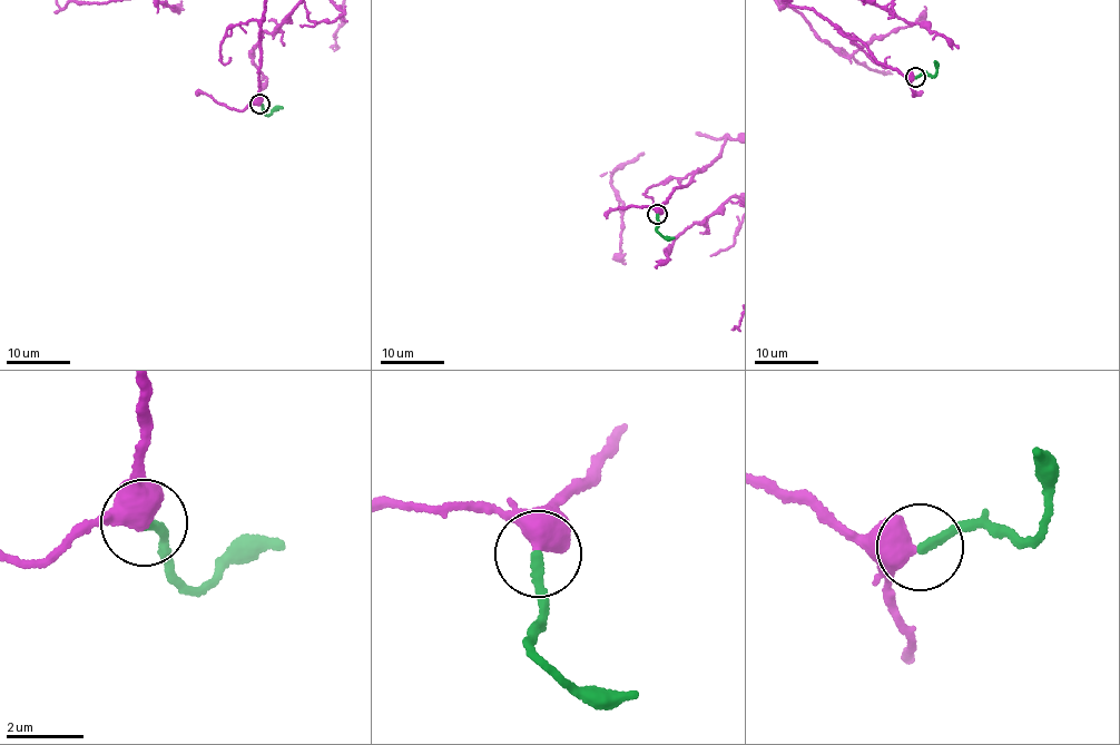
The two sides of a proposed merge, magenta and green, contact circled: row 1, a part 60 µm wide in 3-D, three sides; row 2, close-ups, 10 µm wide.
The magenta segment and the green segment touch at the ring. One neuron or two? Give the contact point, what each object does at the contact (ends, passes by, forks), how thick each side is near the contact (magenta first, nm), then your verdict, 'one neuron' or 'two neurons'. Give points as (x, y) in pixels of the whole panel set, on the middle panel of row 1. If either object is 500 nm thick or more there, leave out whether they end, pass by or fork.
(657, 214) | 500/260 nm | one neuron

